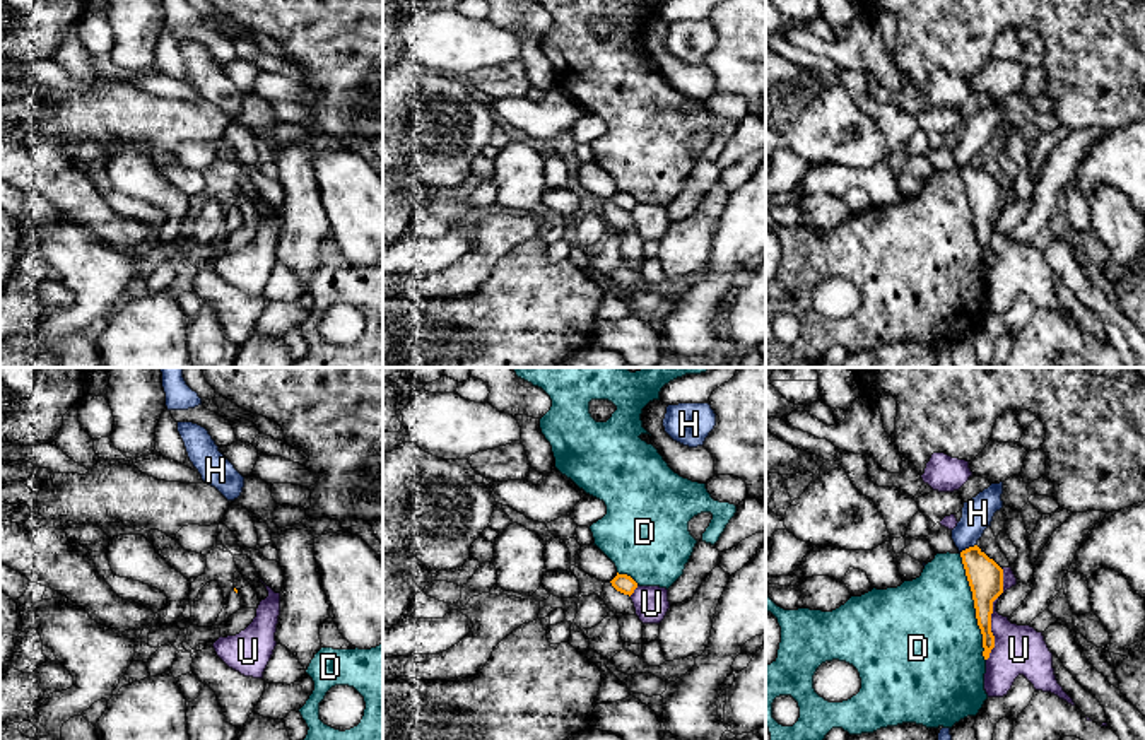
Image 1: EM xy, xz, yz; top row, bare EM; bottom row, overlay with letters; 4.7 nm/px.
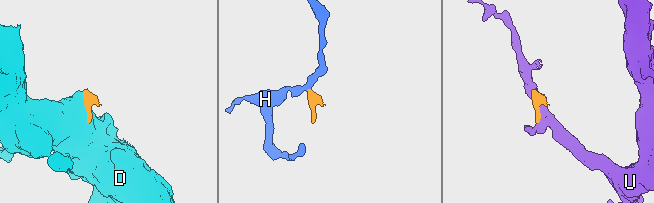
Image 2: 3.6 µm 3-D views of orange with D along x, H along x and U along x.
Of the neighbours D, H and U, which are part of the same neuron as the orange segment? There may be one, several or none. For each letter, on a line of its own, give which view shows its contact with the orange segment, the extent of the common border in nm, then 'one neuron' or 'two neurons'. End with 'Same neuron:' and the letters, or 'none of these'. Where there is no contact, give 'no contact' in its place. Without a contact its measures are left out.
D: yz | 500 nm | two neurons
H: yz | 80 nm | two neurons
U: yz | 440 nm | two neurons
Same neuron: none of these

